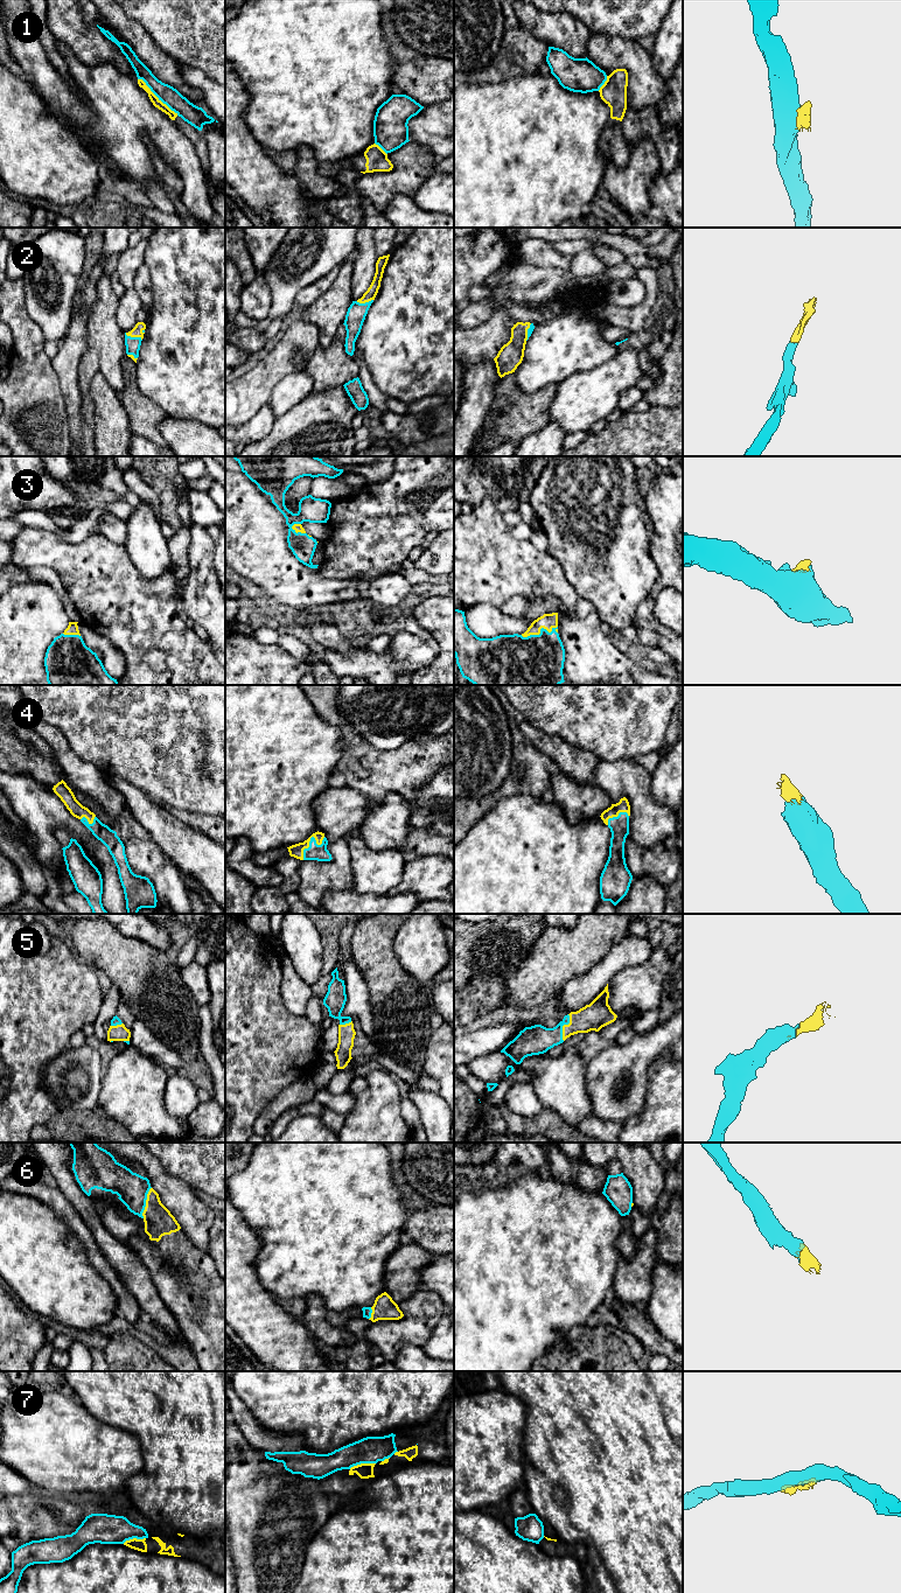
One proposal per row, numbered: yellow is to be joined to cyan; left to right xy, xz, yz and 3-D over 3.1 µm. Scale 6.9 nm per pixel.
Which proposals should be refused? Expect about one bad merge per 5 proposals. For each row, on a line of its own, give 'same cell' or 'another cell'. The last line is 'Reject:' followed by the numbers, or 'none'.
1: another cell
2: same cell
3: same cell
4: same cell
5: same cell
6: same cell
7: another cell
Reject: 1, 7

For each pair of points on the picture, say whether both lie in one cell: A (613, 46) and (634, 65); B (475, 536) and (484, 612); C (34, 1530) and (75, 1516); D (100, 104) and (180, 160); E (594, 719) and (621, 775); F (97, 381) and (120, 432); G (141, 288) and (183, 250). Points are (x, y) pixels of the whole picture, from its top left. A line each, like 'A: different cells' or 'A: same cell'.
A: same cell
B: different cells
C: same cell
D: same cell
E: different cells
F: same cell
G: different cells

